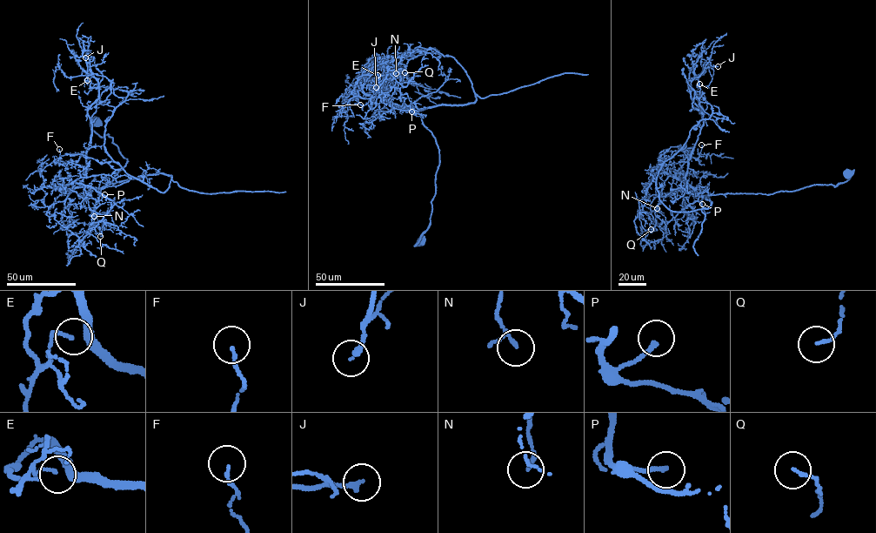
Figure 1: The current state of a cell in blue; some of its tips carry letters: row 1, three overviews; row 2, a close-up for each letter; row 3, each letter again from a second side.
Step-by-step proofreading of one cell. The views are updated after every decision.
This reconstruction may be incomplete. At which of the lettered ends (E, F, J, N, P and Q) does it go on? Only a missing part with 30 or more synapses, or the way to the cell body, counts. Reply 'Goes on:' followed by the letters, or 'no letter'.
Goes on: no letter

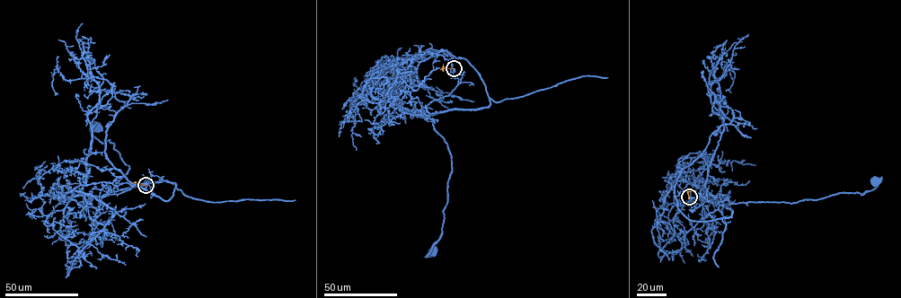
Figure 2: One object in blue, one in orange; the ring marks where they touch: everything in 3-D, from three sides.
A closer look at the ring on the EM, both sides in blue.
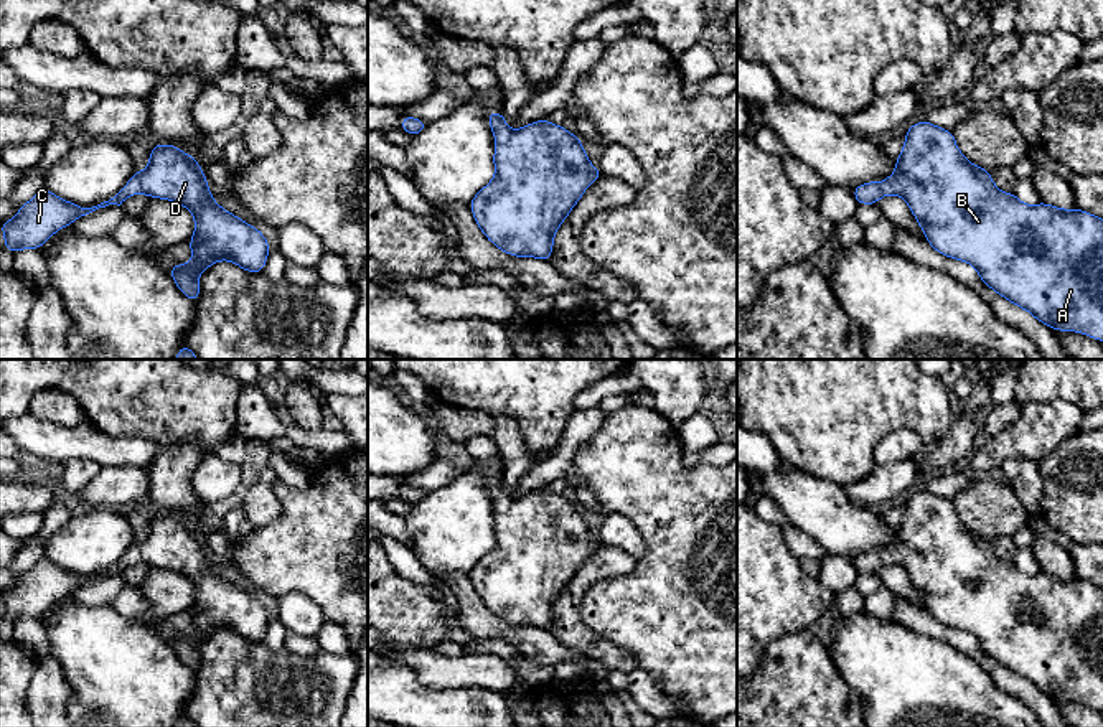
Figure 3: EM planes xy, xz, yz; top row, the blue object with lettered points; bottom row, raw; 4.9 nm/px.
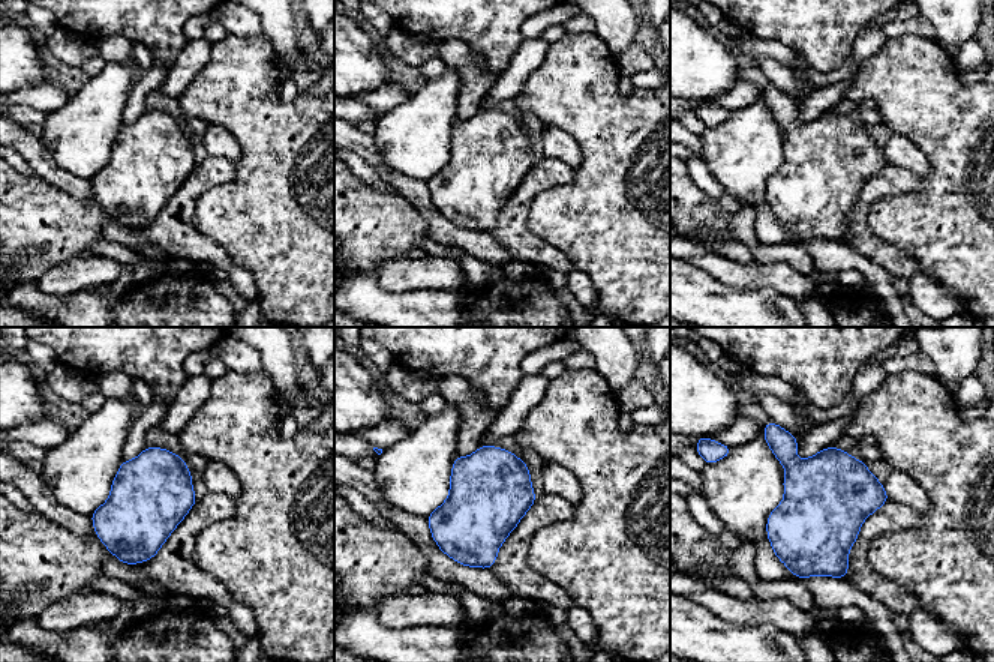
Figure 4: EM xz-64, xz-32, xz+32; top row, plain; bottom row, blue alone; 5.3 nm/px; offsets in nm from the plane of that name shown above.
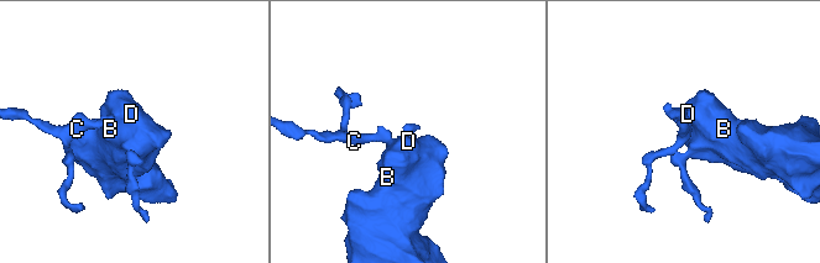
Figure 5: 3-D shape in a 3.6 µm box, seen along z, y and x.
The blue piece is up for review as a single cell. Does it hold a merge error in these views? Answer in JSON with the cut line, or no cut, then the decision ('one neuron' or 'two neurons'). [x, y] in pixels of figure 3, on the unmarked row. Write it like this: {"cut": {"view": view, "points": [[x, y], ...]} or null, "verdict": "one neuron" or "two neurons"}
{"cut": null, "verdict": "one neuron"}

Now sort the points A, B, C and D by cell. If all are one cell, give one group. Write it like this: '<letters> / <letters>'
A B C D

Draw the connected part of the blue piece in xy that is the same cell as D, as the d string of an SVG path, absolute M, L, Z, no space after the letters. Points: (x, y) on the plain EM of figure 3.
M157 513L150 519L148 536L135 541L129 552L92 577L69 572L48 557L41 557L28 572L21 574L12 590L2 590L5 618L40 618L56 600L69 595L109 574L120 575L130 564L147 564L185 575L195 585L195 603L190 608L191 633L176 633L170 643L193 673L199 668L199 643L218 630L231 630L241 638L260 643L270 615L264 603L221 577L209 562L203 537L175 514Z

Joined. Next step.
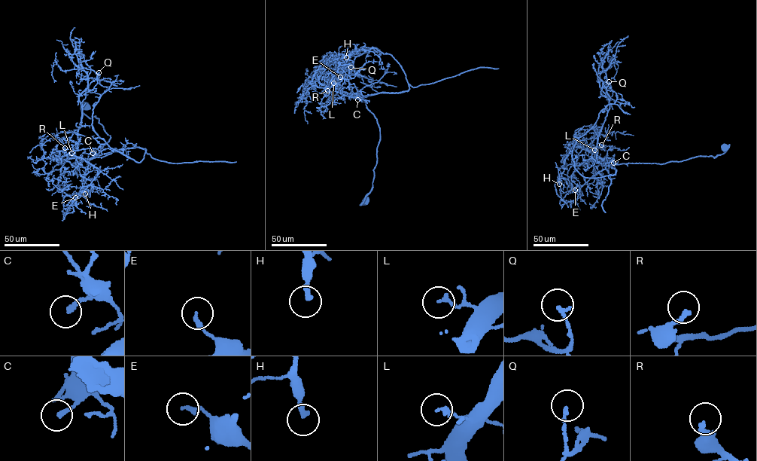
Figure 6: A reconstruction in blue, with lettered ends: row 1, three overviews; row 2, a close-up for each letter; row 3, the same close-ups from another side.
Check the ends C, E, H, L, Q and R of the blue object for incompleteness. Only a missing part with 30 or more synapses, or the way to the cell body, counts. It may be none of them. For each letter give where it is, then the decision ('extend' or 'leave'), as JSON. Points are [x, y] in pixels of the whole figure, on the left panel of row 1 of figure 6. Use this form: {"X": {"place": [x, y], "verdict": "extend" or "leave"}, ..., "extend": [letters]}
{"C": {"place": [92, 153], "verdict": "leave"}, "E": {"place": [75, 197], "verdict": "leave"}, "H": {"place": [85, 193], "verdict": "extend"}, "L": {"place": [71, 153], "verdict": "leave"}, "Q": {"place": [98, 72], "verdict": "leave"}, "R": {"place": [65, 148], "verdict": "leave"}, "extend": ["H"]}

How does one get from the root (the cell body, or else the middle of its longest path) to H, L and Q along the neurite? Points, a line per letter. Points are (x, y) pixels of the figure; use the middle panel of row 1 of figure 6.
H: (365, 200), (361, 204), (376, 163), (377, 119), (363, 99), (319, 80), (327, 63), (346, 57)
L: (365, 200), (361, 204), (372, 186), (379, 127), (365, 101), (342, 93), (333, 83)
Q: (365, 200), (361, 204), (372, 186), (379, 127), (365, 101), (342, 93), (335, 86), (345, 67), (351, 67)

